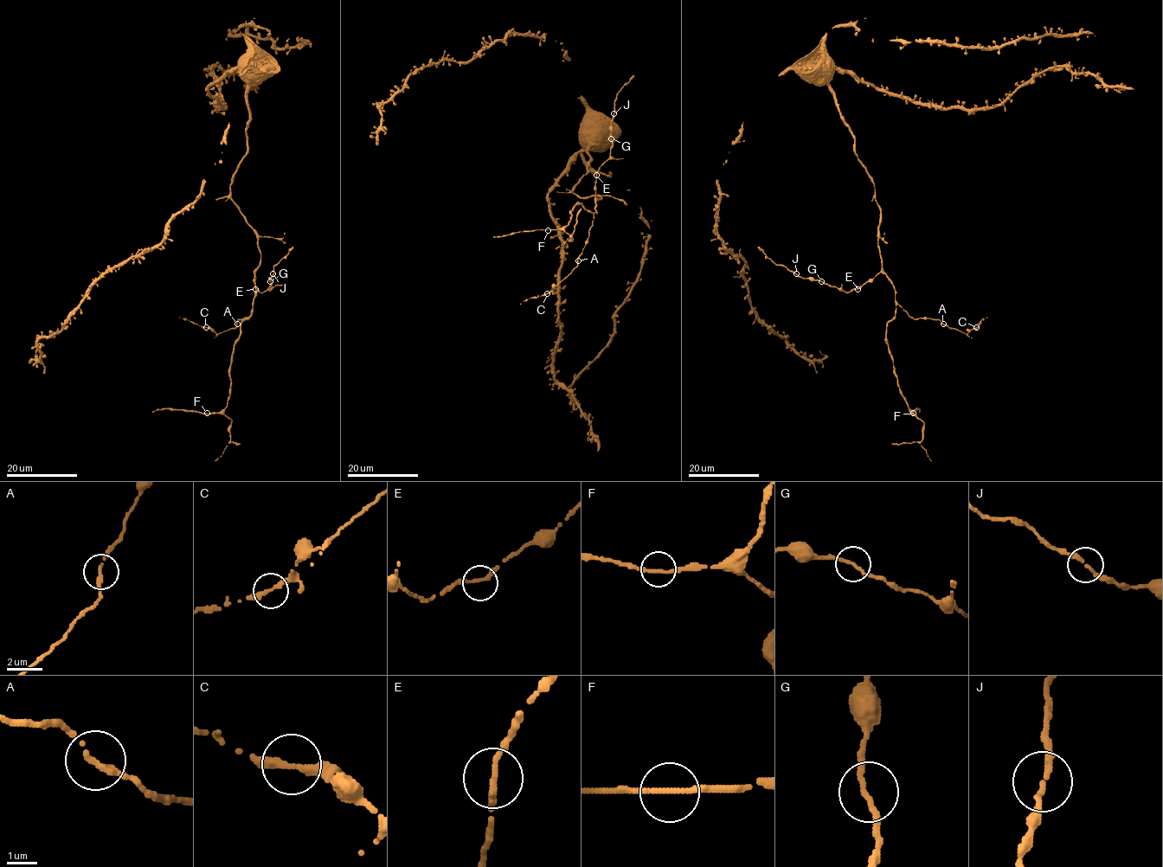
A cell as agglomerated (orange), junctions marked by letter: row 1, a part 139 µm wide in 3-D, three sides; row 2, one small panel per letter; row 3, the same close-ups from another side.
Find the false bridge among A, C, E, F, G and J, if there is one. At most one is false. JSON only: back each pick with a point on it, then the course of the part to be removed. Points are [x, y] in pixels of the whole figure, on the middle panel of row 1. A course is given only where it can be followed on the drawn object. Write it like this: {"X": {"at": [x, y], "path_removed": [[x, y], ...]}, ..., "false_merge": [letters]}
{"false_merge": []}

